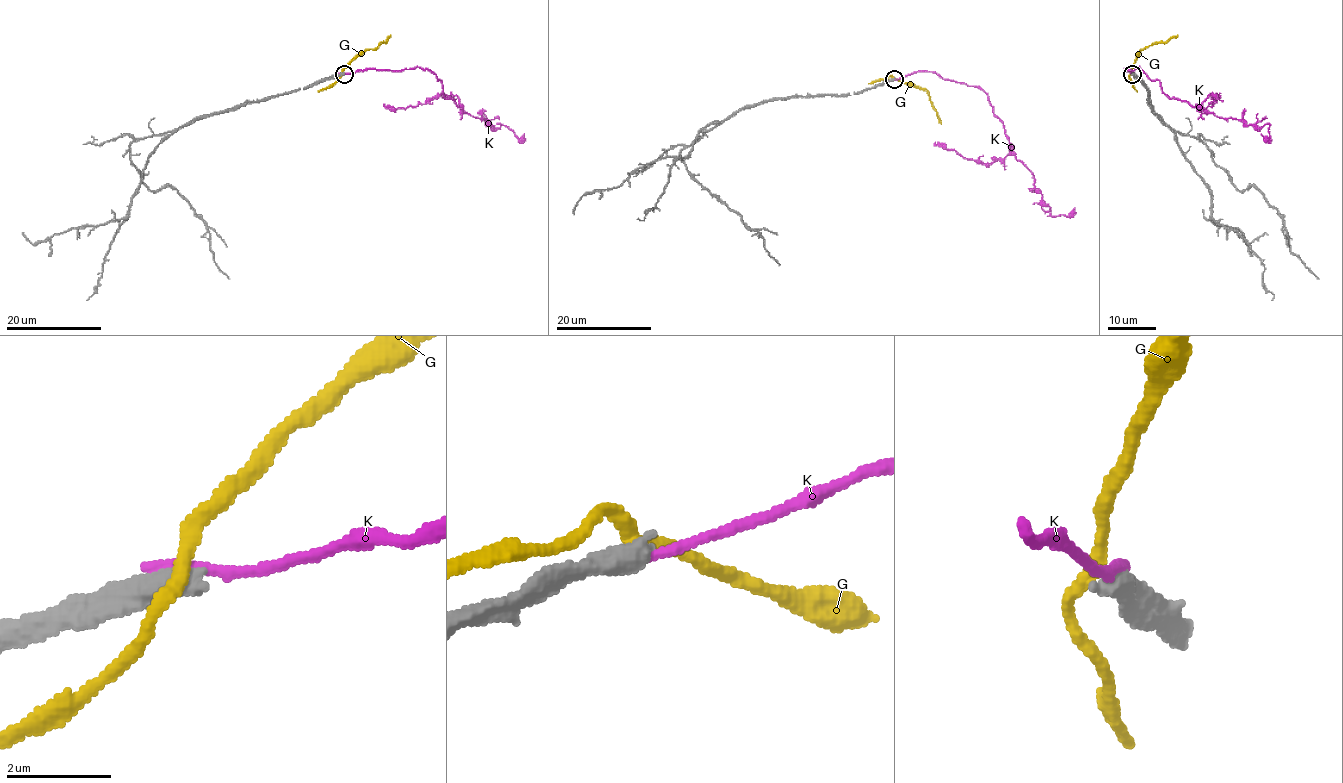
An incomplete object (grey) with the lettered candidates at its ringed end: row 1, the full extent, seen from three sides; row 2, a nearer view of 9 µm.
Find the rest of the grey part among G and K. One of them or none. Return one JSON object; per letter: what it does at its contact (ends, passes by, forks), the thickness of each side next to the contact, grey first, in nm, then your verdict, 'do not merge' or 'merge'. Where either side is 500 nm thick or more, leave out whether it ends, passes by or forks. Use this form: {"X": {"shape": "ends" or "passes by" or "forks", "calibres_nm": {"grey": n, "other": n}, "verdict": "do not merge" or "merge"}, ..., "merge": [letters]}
{"G": {"calibres_nm": {"grey": 550, "other": 280}, "verdict": "do not merge"}, "K": {"calibres_nm": {"grey": 600, "other": 240}, "verdict": "do not merge"}, "merge": []}

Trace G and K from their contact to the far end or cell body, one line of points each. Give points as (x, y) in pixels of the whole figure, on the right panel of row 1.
G: (1132, 74), (1137, 55), (1143, 49), (1168, 41), (1177, 34)
K: (1133, 72), (1125, 69), (1139, 67), (1169, 97), (1218, 117), (1268, 124), (1269, 138), (1261, 133)

